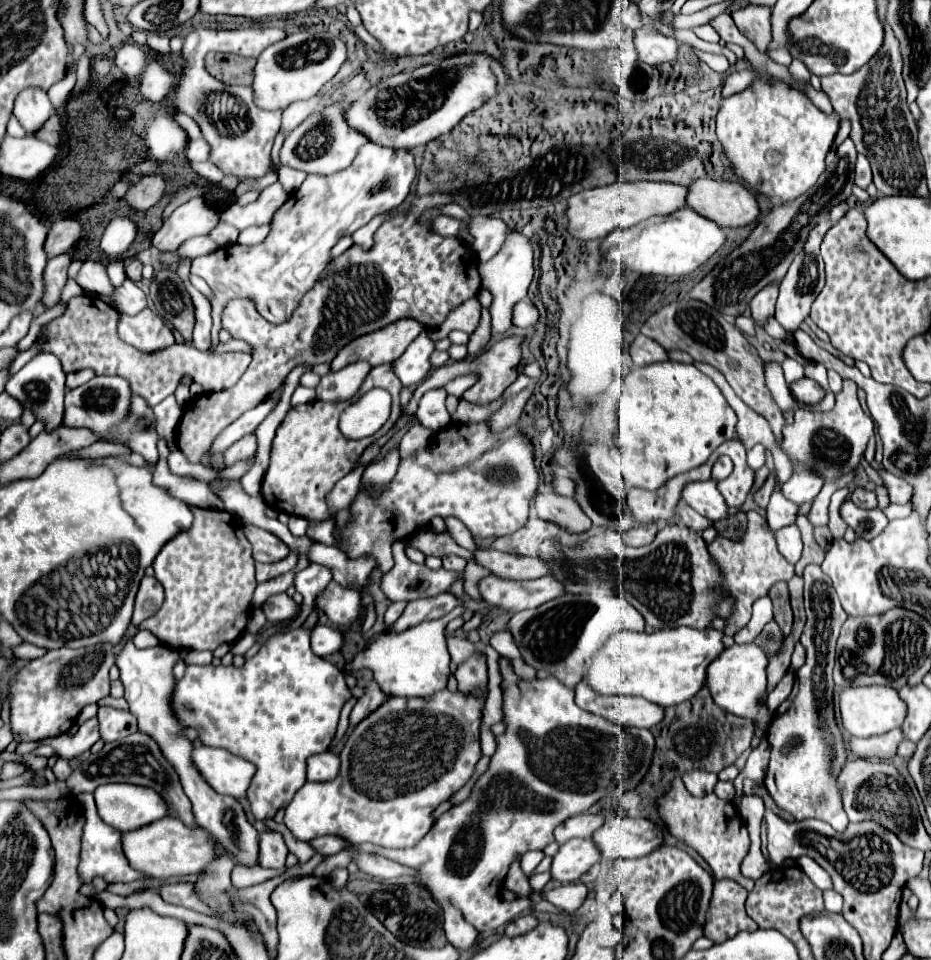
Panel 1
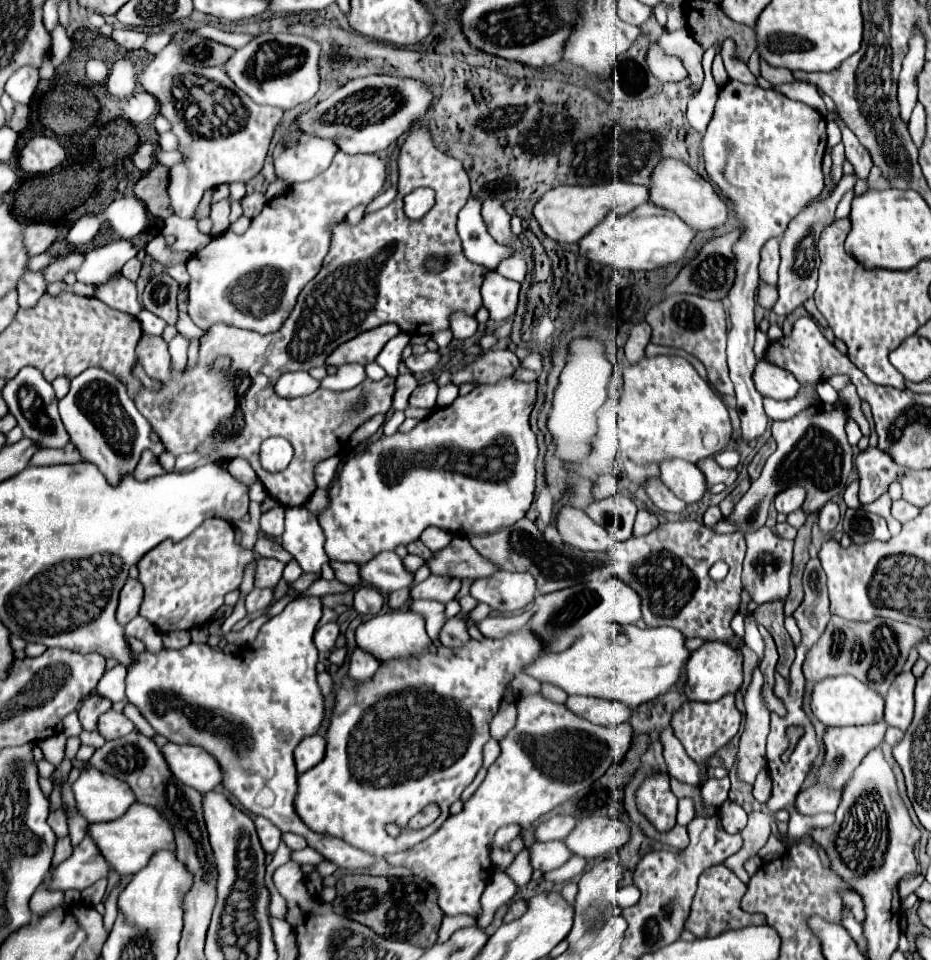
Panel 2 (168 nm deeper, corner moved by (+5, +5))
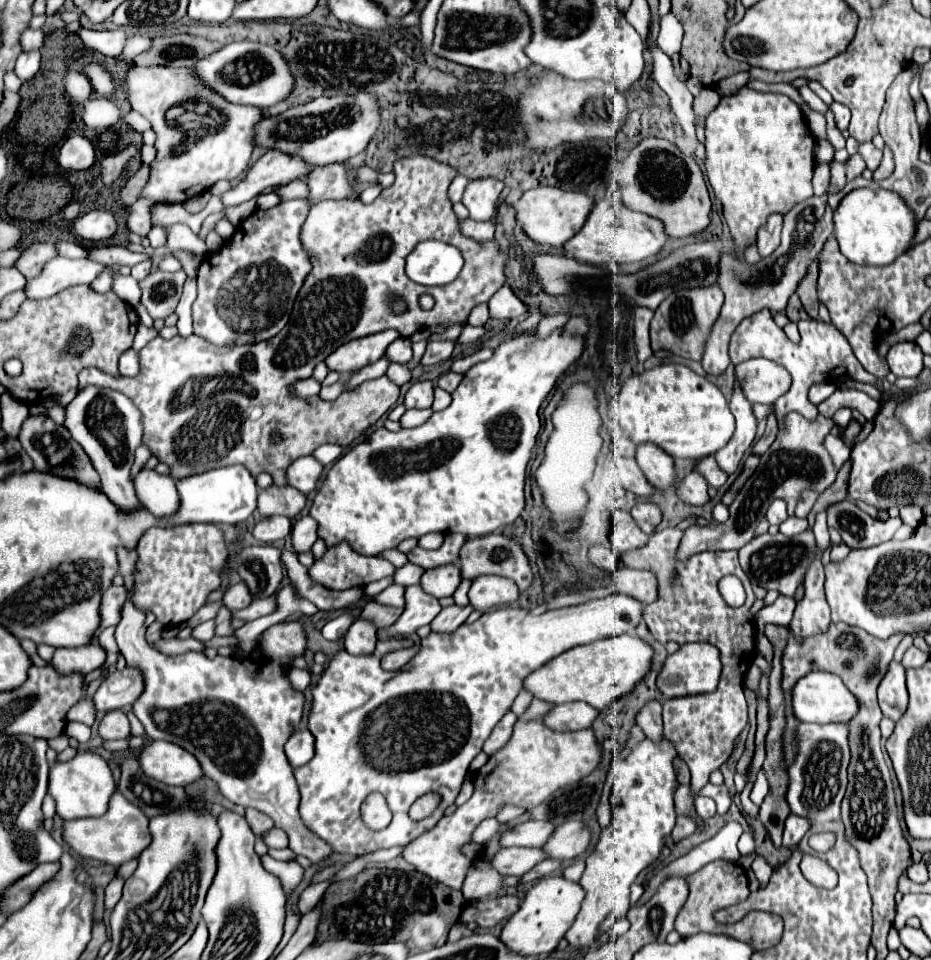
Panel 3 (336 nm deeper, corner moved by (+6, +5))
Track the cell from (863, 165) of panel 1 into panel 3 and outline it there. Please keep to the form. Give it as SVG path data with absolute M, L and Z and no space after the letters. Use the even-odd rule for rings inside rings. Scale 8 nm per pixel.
M872 142L860 144L860 154L862 154L862 158L866 160L866 166L868 166L870 170L876 170L876 168L880 166L880 162L882 162L882 154L880 154L880 150L878 150Z

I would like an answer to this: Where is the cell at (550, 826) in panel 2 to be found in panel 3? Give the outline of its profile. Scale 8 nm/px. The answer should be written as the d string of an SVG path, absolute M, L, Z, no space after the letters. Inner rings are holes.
M528 820L522 822L518 826L514 826L512 830L506 830L498 844L500 846L524 846L524 848L542 848L542 844L546 842L546 836L550 836L550 832L554 830L554 824L544 822L544 820Z

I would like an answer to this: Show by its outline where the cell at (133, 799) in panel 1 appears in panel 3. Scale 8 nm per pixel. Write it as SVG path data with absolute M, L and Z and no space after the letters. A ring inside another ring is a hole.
M78 752L68 762L54 762L50 766L50 782L48 794L56 802L56 814L62 820L102 816L108 808L108 800L114 794L114 778L106 764L106 760L96 752Z

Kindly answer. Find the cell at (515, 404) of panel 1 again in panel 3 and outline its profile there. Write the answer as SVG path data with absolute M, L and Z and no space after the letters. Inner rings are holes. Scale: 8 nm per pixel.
M562 312L552 314L552 316L546 316L546 318L542 318L542 320L540 320L540 324L538 324L536 332L538 332L538 336L548 336L548 334L550 334L550 332L554 332L556 328L564 326L568 320L570 320L570 314L562 314Z

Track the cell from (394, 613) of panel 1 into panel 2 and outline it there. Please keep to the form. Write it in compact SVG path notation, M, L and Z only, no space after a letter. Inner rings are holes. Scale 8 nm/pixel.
M397 590L397 592L391 592L389 600L387 600L387 606L391 610L397 610L401 606L405 606L409 602L409 590Z

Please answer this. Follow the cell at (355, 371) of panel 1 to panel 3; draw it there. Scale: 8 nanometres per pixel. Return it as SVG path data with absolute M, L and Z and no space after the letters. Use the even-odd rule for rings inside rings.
M390 364L388 370L386 370L386 376L388 376L394 384L398 384L398 386L404 386L404 384L410 382L410 378L412 378L408 366L404 366L404 364Z

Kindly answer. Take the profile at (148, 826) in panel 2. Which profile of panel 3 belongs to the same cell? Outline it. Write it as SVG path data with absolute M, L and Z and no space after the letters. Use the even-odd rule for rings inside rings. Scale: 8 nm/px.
M120 792L112 794L106 814L98 818L78 818L78 820L62 822L62 838L76 854L102 860L116 868L140 856L140 852L152 840L148 830L148 816L136 804L130 804Z

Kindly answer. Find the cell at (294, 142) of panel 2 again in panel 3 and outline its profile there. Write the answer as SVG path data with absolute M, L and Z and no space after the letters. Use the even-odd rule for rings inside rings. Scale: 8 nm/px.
M268 150L254 166L248 168L242 182L238 182L234 188L224 192L220 196L224 206L238 206L250 198L254 198L258 192L266 190L274 184L288 184L296 180L298 176L304 176L310 170L310 166L296 156L286 156L284 152Z

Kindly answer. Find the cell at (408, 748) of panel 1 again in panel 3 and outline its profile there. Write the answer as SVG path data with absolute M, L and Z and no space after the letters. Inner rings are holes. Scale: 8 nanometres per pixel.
M614 592L606 598L600 598L600 600L588 600L584 604L578 604L578 606L568 606L568 608L556 608L556 610L548 610L540 616L532 614L530 610L524 610L524 608L518 608L518 606L506 606L506 608L498 608L498 610L492 610L492 612L486 612L482 614L476 622L472 624L462 624L460 628L456 628L454 632L430 632L426 638L420 640L420 650L418 654L412 658L412 662L406 664L404 670L396 670L396 672L386 672L382 670L380 666L380 660L384 654L388 652L394 652L394 650L400 650L400 648L410 648L414 646L410 640L380 640L376 644L376 650L372 654L366 654L366 656L352 656L348 654L346 650L340 650L324 668L318 684L312 688L312 708L310 708L310 714L308 714L308 730L312 732L314 736L314 758L304 764L304 766L298 766L294 768L294 778L298 782L298 788L300 788L300 818L302 822L306 824L306 828L310 828L310 832L314 832L318 838L322 838L324 842L328 842L332 846L334 852L340 852L340 854L348 854L352 858L358 858L362 854L370 854L370 852L376 852L376 850L382 850L382 848L392 848L392 846L406 846L410 844L416 836L428 832L430 828L434 828L434 824L444 816L444 810L456 800L460 788L462 788L462 782L464 782L464 776L466 776L466 770L470 766L470 762L476 758L476 754L482 752L482 746L486 742L486 738L492 734L492 728L502 720L502 716L506 712L510 712L510 706L514 702L514 698L518 696L518 692L522 690L522 680L534 672L534 668L540 668L542 664L546 664L548 660L552 660L554 656L566 652L568 648L574 648L574 646L580 646L580 644L588 644L588 642L594 642L594 640L600 640L600 638L610 638L610 636L620 636L620 634L634 634L636 635L636 626L642 621L642 612L644 612L644 604L638 602L636 598L632 596L626 596L626 594L620 594L620 592ZM410 676L416 678L414 684L410 686ZM410 696L416 696L414 702L410 702ZM370 792L380 792L390 810L392 810L392 822L388 828L384 830L370 830L362 818L360 818L360 804L362 800L370 794ZM426 792L434 792L434 794L440 794L440 804L438 808L432 812L432 816L424 818L424 820L418 820L414 822L410 816L408 816L408 808L410 804L424 796Z

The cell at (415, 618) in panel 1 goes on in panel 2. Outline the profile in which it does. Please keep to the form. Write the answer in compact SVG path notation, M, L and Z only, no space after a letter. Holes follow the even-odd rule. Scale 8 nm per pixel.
M431 574L427 580L415 584L411 588L411 600L423 598L423 600L437 600L441 604L447 604L457 596L461 588L461 582L451 576L435 576Z

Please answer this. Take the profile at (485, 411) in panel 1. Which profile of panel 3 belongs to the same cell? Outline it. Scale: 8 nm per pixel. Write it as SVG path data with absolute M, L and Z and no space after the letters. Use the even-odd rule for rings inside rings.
M446 372L446 374L442 374L442 376L438 378L438 386L440 386L442 390L446 390L446 392L454 392L456 386L460 384L460 380L462 380L462 374Z

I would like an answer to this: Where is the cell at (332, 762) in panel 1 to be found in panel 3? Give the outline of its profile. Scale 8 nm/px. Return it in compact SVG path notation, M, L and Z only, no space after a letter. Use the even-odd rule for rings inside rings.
M298 730L294 732L286 746L284 746L284 752L286 752L286 758L288 762L296 768L296 766L302 766L306 762L312 760L314 756L314 738L308 730Z

